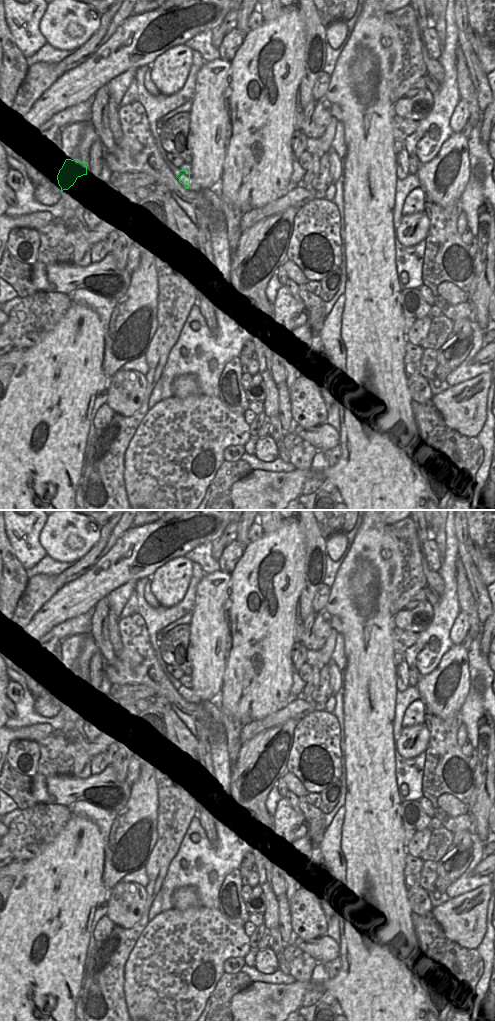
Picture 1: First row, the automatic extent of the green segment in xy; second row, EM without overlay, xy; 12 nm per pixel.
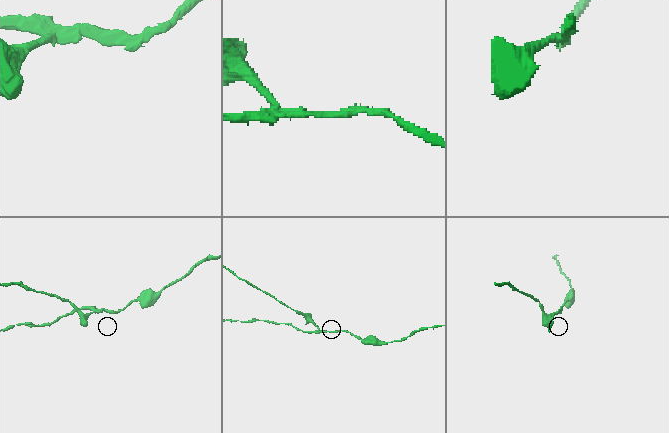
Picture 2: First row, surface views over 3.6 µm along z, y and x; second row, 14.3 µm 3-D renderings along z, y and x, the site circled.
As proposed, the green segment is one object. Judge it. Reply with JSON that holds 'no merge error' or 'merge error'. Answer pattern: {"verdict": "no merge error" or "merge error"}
{"verdict": "merge error"}

